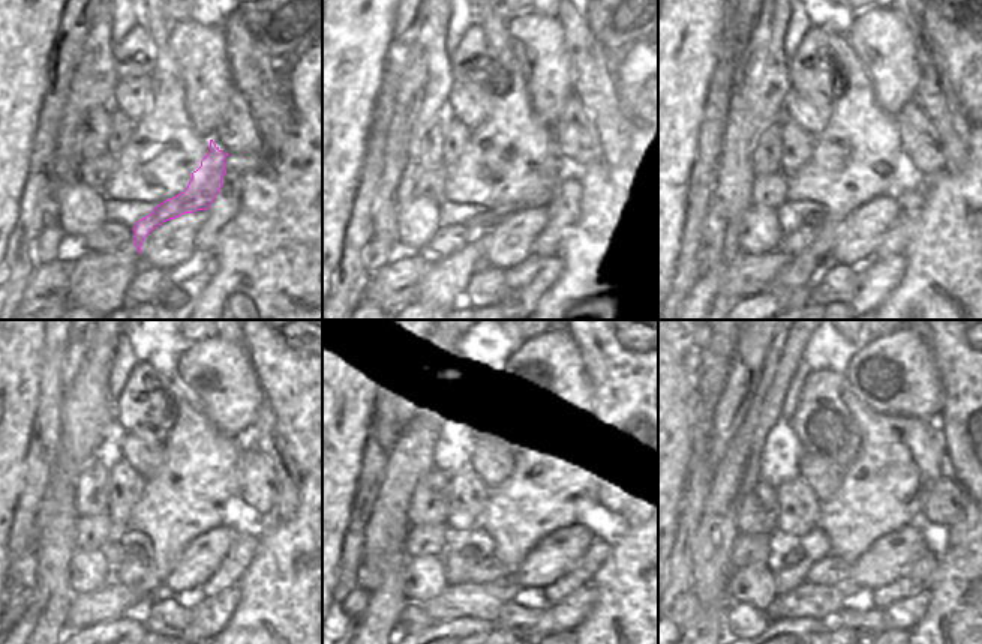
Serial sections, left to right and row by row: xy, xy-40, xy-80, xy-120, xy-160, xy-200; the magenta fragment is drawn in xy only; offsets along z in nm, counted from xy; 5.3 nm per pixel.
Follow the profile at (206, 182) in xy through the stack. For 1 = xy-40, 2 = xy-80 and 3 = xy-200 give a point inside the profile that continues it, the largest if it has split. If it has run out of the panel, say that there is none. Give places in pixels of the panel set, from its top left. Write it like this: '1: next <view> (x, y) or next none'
1: next xy-40 (486, 222)
2: next xy-80 (811, 219)
3: next xy-200 (792, 557)

